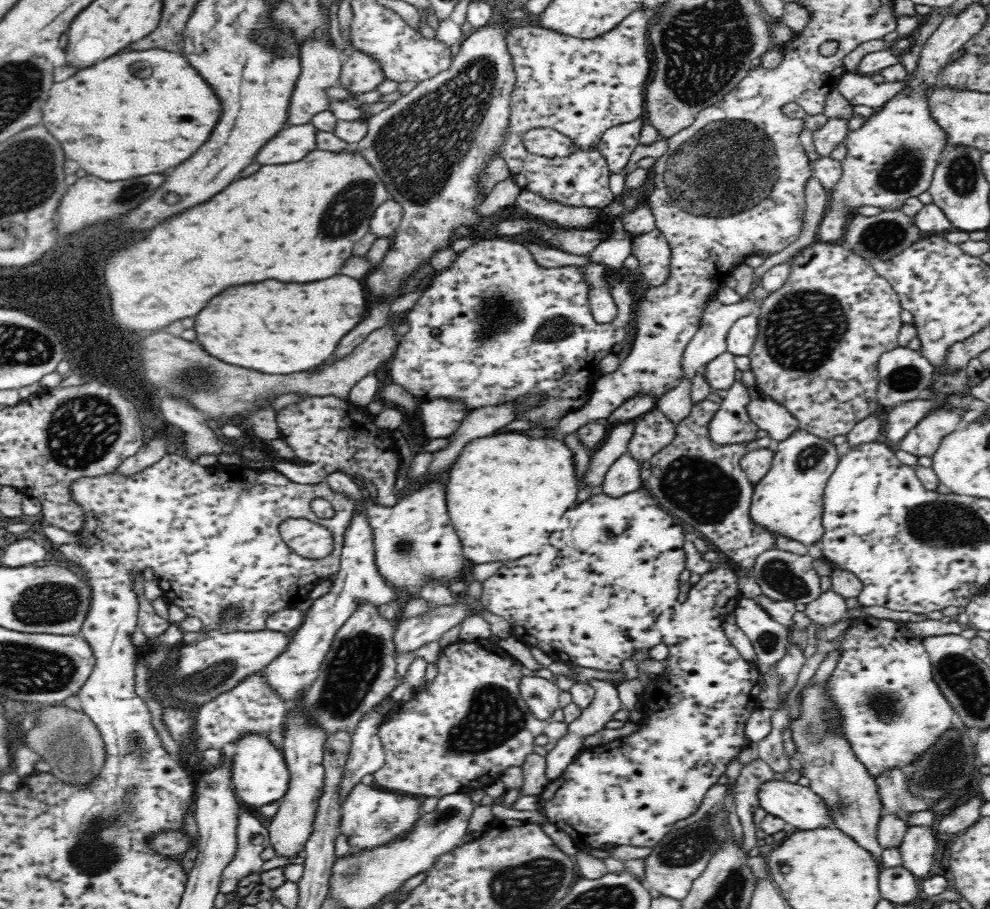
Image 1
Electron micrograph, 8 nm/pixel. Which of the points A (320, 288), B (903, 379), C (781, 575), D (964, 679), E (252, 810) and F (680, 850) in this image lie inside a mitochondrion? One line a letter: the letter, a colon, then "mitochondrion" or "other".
A: other
B: mitochondrion
C: mitochondrion
D: mitochondrion
E: other
F: mitochondrion

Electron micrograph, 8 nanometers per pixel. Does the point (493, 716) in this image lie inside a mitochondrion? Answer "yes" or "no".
yes

